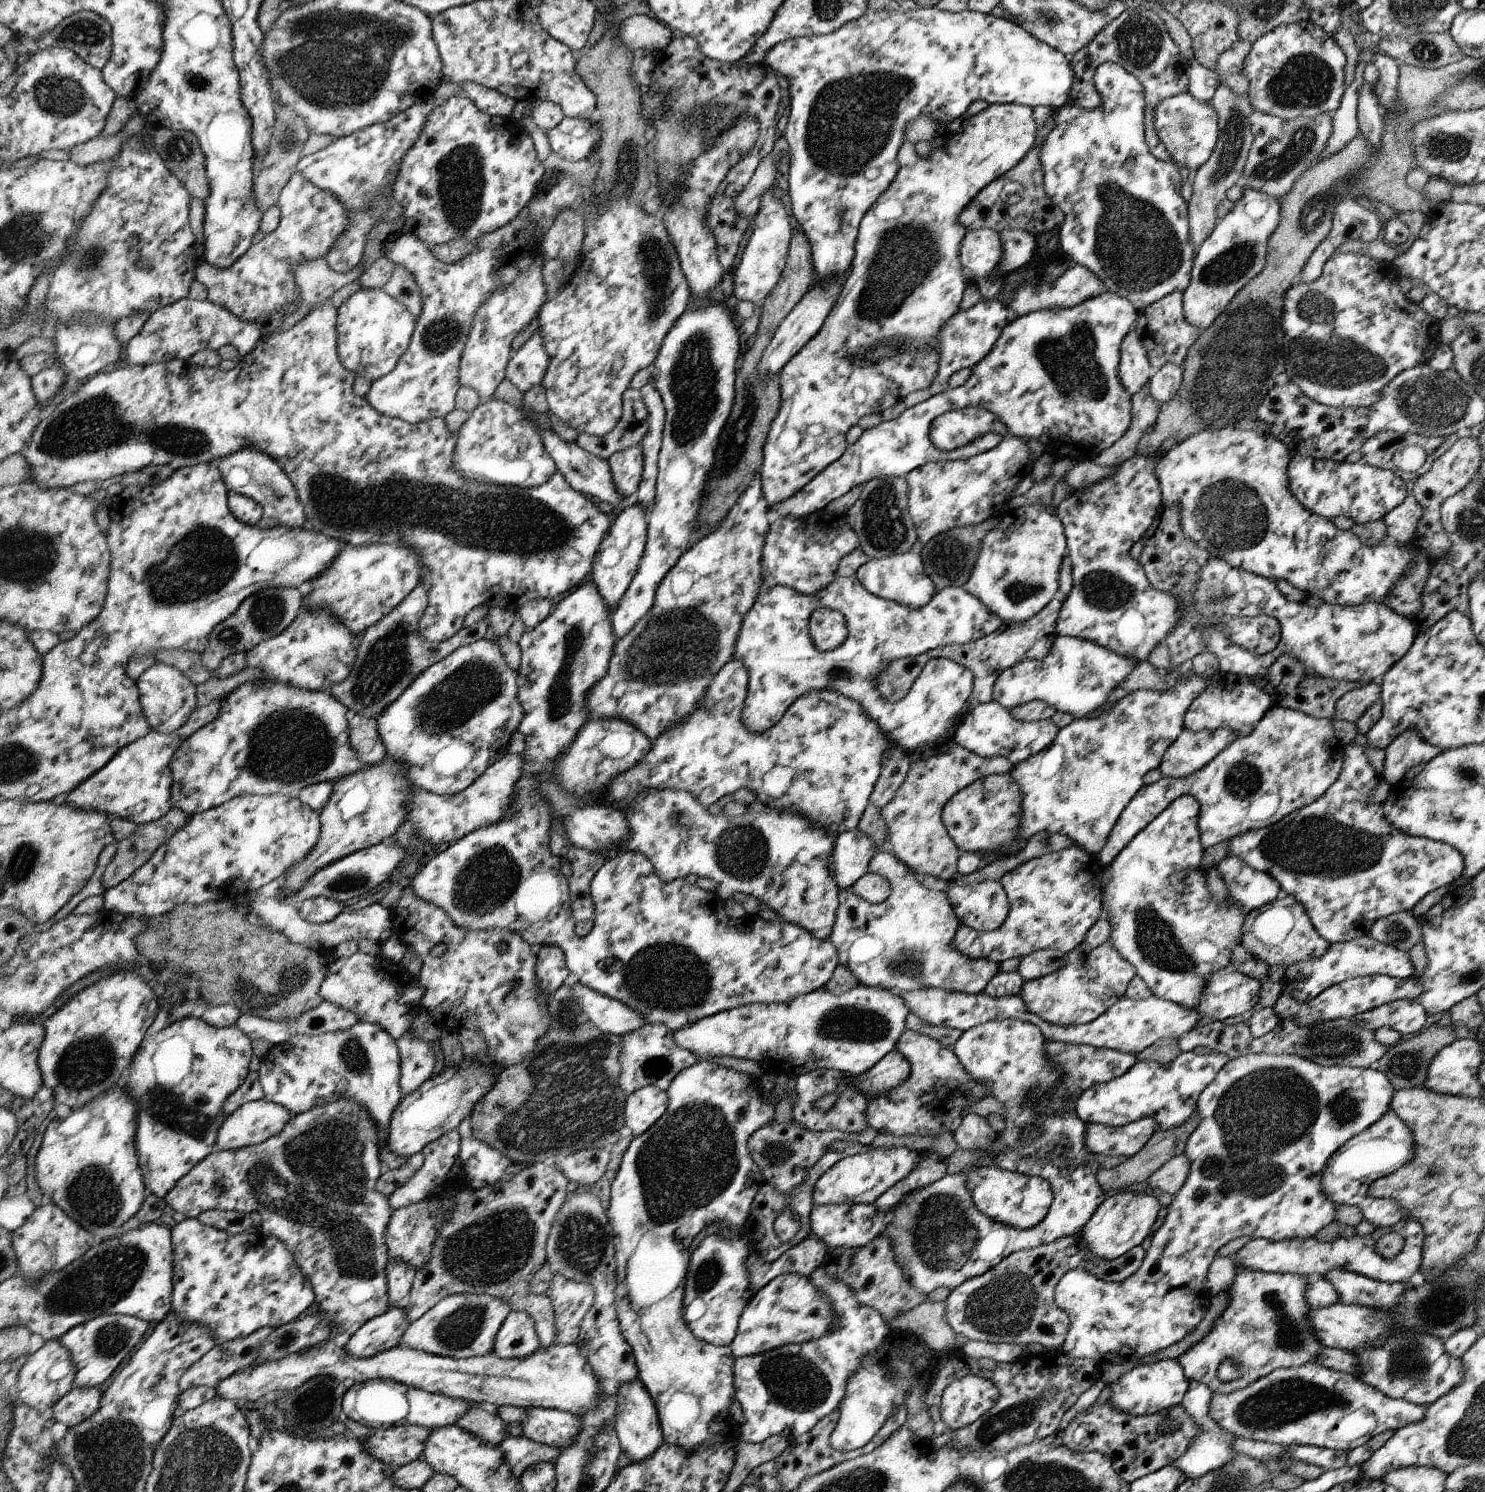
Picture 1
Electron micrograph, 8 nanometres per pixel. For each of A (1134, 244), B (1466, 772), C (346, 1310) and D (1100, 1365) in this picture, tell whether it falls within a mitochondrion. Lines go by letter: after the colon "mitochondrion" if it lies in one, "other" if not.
A: mitochondrion
B: mitochondrion
C: other
D: other

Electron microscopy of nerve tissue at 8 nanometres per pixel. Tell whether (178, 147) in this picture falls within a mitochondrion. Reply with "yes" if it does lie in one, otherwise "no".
yes

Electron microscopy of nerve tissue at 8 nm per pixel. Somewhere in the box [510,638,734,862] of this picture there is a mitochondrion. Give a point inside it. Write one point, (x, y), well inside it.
(679, 816)

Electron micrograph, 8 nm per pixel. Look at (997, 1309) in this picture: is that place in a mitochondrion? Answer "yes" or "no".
yes

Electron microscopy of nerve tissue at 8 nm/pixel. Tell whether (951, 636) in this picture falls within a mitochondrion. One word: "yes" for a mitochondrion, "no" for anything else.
no

